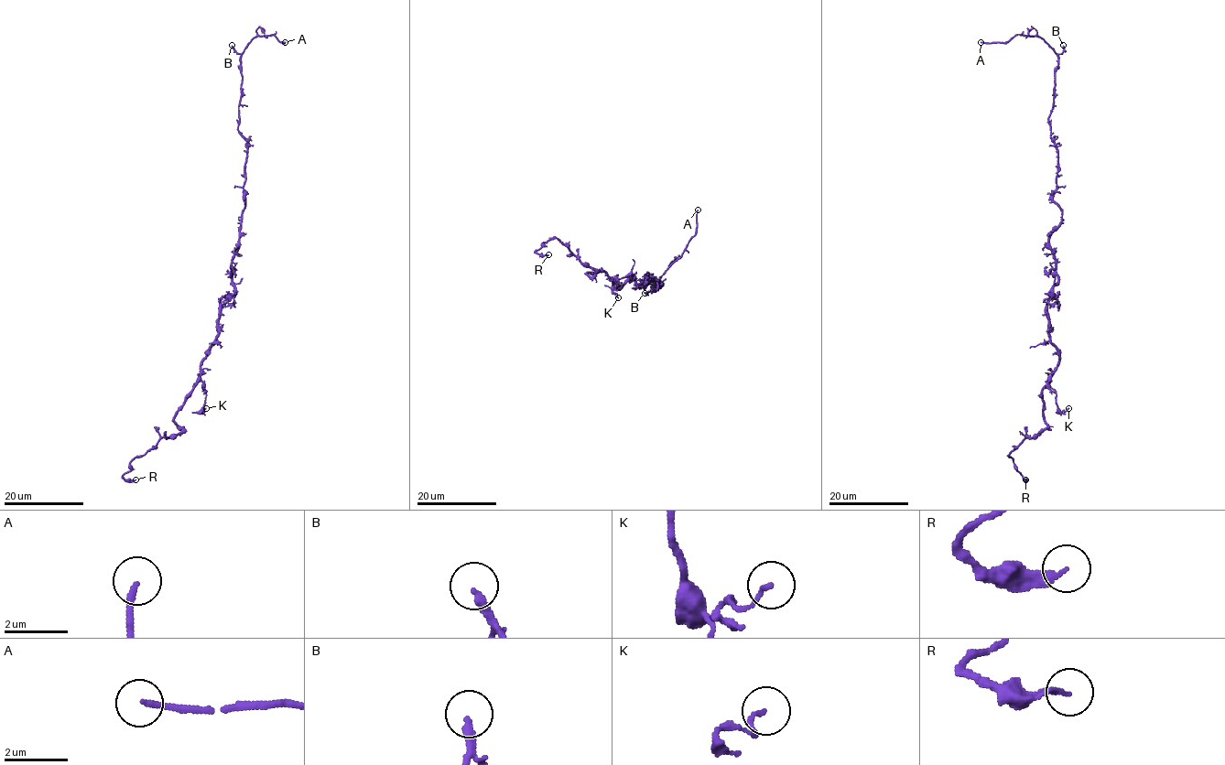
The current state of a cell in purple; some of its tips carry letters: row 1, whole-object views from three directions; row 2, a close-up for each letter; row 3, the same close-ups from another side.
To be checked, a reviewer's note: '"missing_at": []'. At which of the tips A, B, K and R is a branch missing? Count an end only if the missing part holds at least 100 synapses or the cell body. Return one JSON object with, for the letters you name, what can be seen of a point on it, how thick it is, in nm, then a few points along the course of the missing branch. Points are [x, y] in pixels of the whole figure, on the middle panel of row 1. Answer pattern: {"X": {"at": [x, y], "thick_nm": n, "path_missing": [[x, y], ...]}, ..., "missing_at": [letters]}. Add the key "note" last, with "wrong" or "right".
{"A": {"at": [698, 210], "thick_nm": 170}, "missing_at": ["A"], "note": "wrong"}

